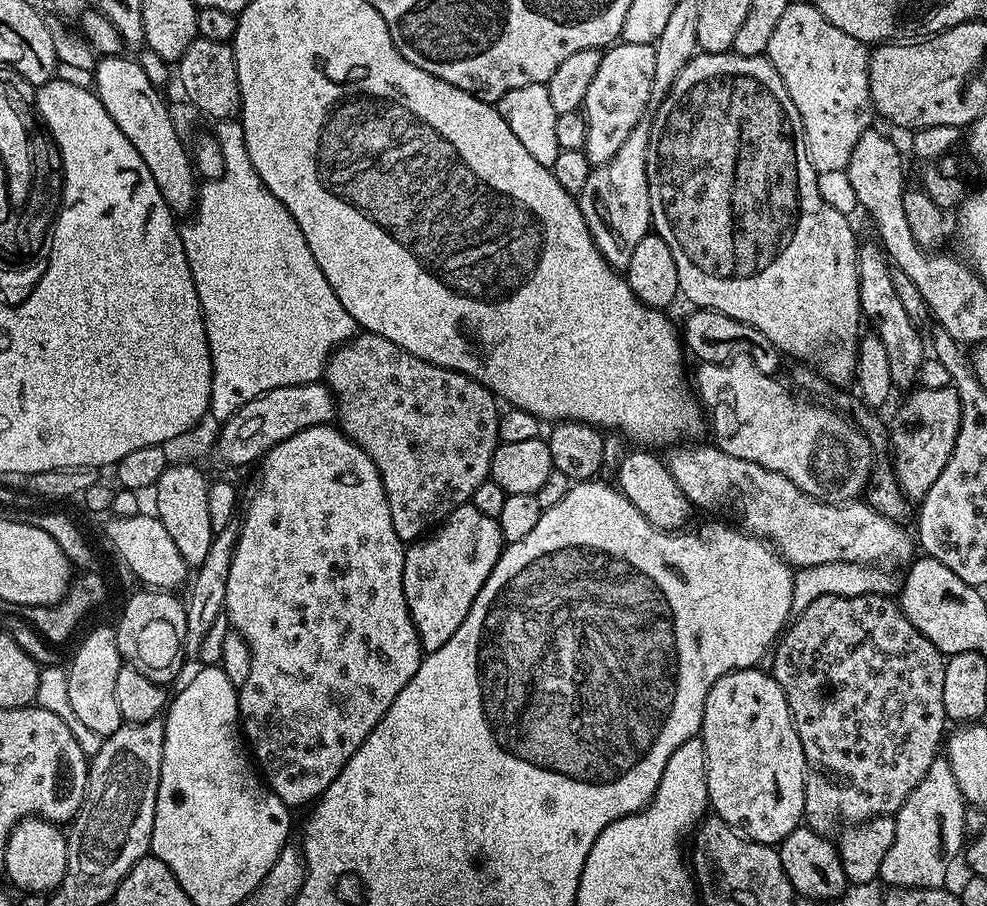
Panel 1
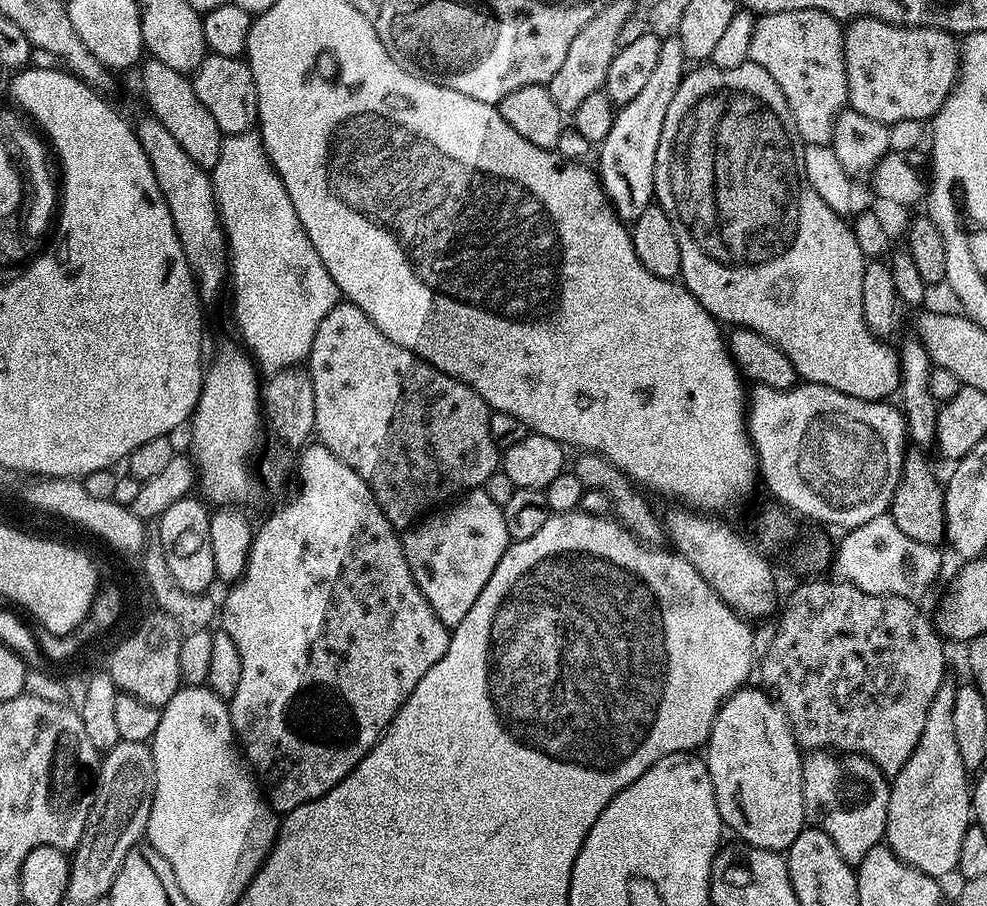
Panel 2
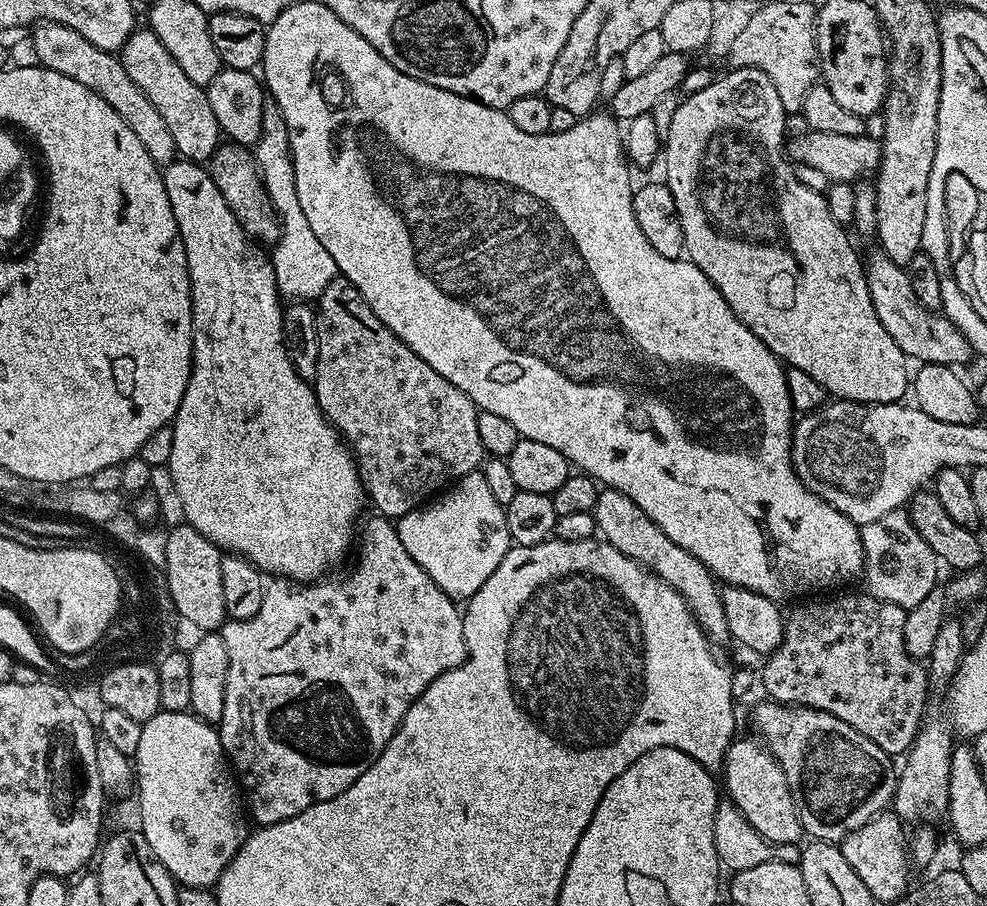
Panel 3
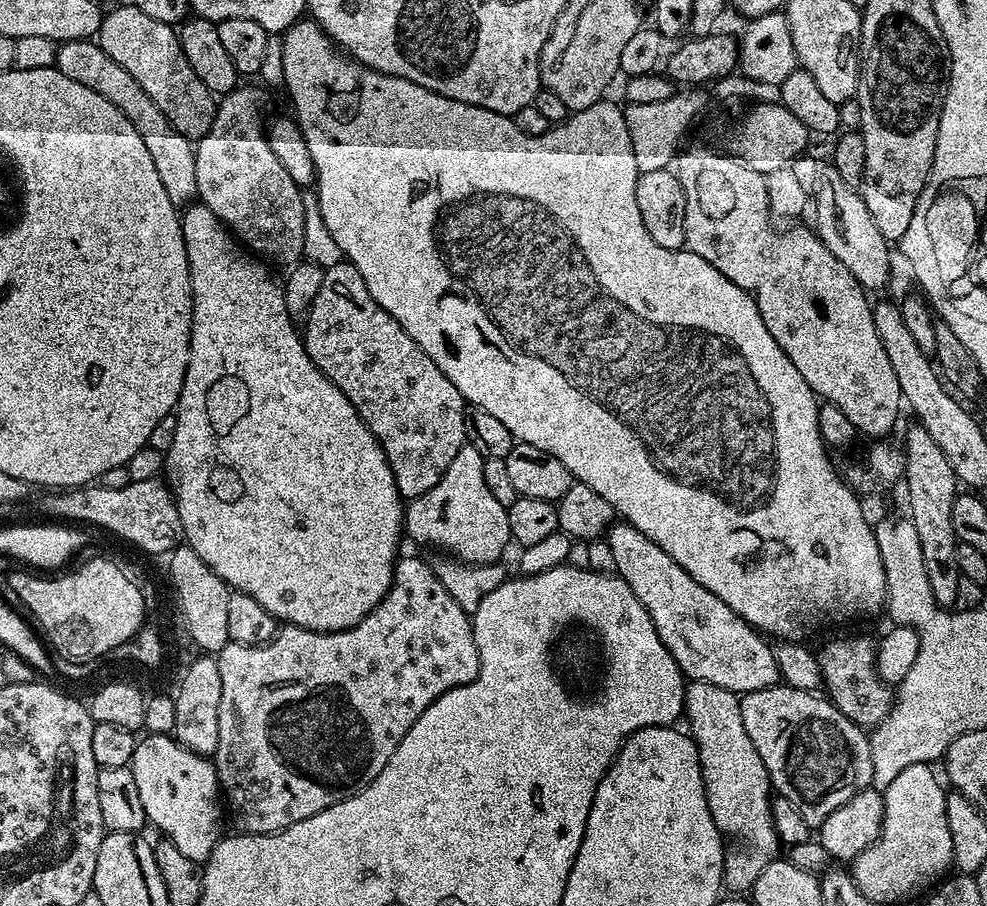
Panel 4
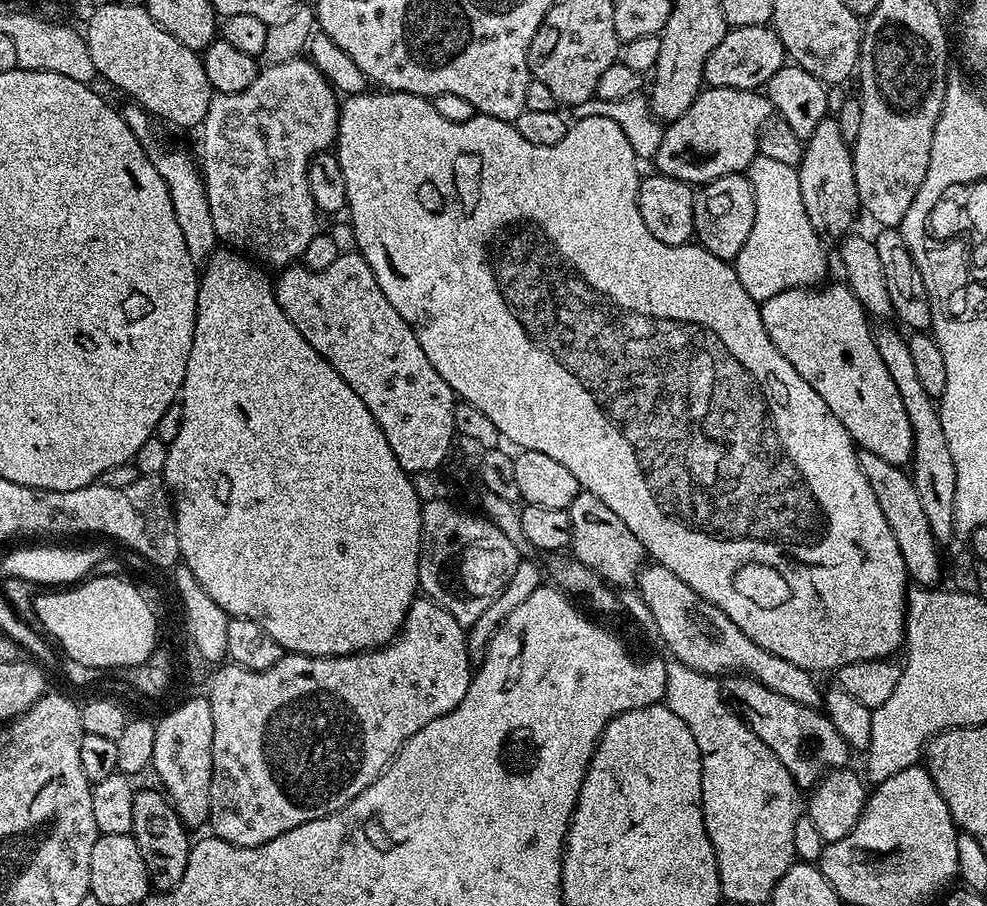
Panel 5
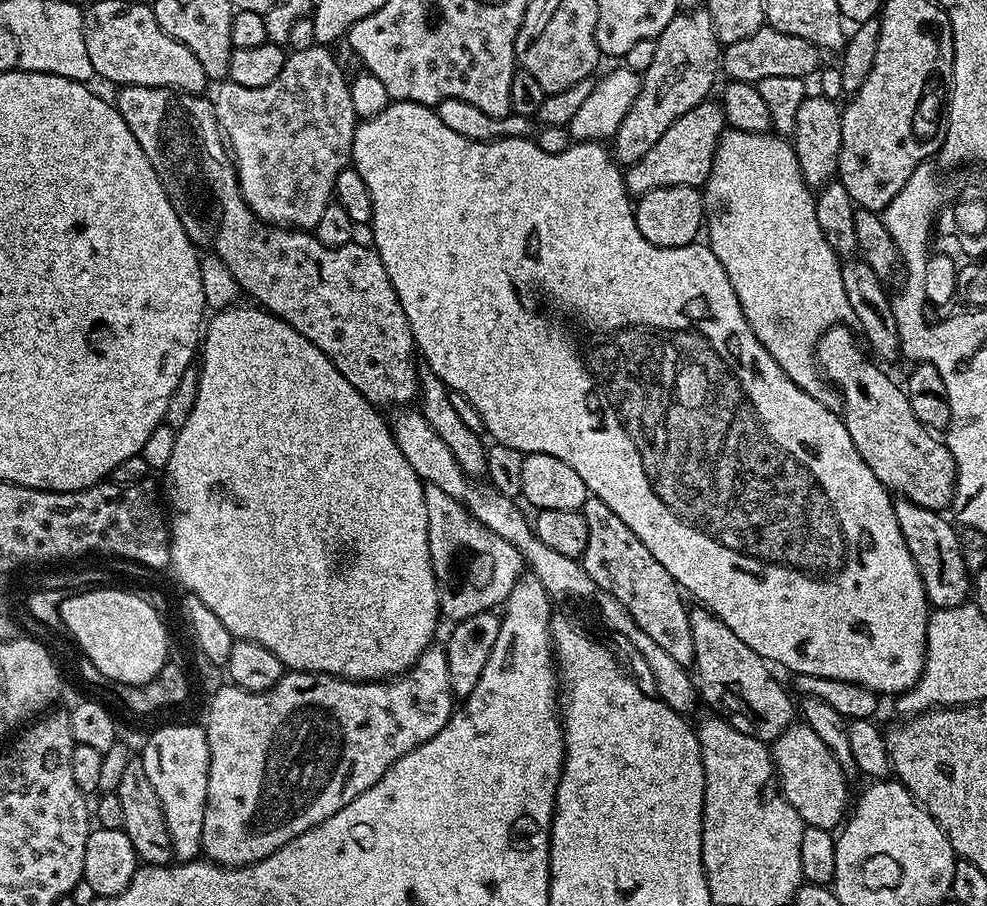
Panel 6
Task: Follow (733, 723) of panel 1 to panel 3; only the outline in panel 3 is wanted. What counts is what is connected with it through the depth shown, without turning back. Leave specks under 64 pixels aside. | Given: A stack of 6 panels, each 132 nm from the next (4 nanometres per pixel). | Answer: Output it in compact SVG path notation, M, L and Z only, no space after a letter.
M733 739L724 759L722 788L727 799L732 800L741 814L766 838L775 844L794 844L805 835L800 824L800 815L796 809L794 798L790 794L790 786L786 782L786 774L782 774L782 766L772 757L772 753L764 747L759 739Z

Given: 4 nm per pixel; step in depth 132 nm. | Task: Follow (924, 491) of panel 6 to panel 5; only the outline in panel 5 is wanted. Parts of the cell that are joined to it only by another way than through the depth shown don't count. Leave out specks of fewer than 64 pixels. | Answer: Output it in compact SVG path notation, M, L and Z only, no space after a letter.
M847 283L812 287L816 286L787 288L760 304L770 342L814 386L818 398L830 406L834 418L860 448L891 464L907 465L912 459L912 427L894 386L893 369L883 362L873 329L868 328L868 313Z

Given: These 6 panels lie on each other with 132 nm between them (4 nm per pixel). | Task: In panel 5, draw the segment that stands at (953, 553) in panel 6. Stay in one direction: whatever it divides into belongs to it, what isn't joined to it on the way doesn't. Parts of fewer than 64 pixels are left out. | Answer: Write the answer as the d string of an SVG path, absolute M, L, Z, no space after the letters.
M860 448L856 457L862 474L866 474L866 482L870 482L870 490L874 490L874 498L878 498L878 506L882 506L882 514L894 534L894 542L898 542L909 577L915 583L916 580L920 584L938 583L940 562L935 550L938 542L933 539L926 516L922 514L922 504L918 502L911 475L901 465L886 462L886 458L878 458L878 454L870 454L870 450L865 448Z

